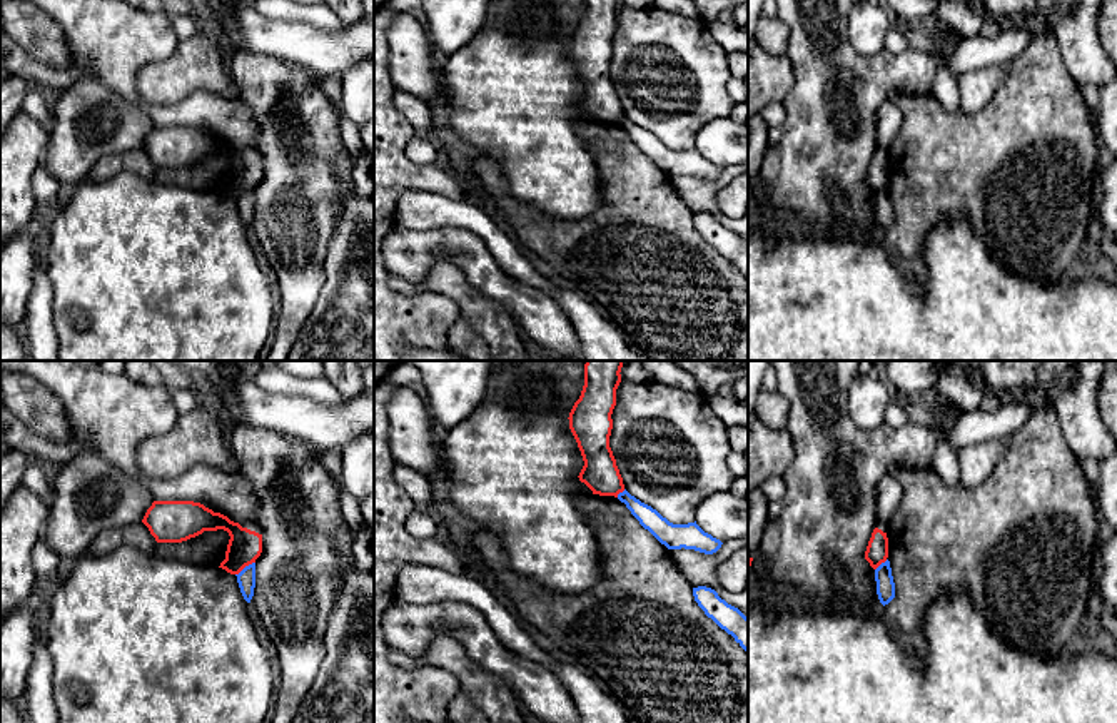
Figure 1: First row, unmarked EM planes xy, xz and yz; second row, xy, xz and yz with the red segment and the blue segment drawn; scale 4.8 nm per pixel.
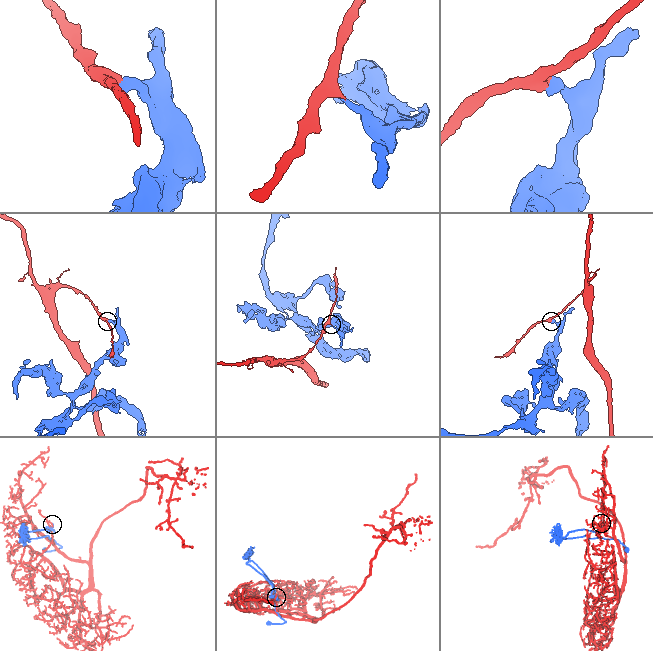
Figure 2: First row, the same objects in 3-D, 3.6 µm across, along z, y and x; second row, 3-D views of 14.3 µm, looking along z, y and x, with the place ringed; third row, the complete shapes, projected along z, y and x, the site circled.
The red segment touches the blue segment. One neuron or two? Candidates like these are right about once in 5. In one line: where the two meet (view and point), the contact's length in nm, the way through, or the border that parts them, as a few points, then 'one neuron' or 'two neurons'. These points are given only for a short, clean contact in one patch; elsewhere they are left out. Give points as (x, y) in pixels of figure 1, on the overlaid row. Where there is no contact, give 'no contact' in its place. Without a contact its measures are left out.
contact xy (244, 566); length 120 nm; border xy (254, 561), (236, 575); two neurons

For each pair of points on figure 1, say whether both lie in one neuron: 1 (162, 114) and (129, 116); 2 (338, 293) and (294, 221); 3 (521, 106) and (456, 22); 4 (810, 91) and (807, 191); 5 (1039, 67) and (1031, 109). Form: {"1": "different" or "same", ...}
{"1": "different", "2": "different", "3": "different", "4": "same", "5": "same"}

